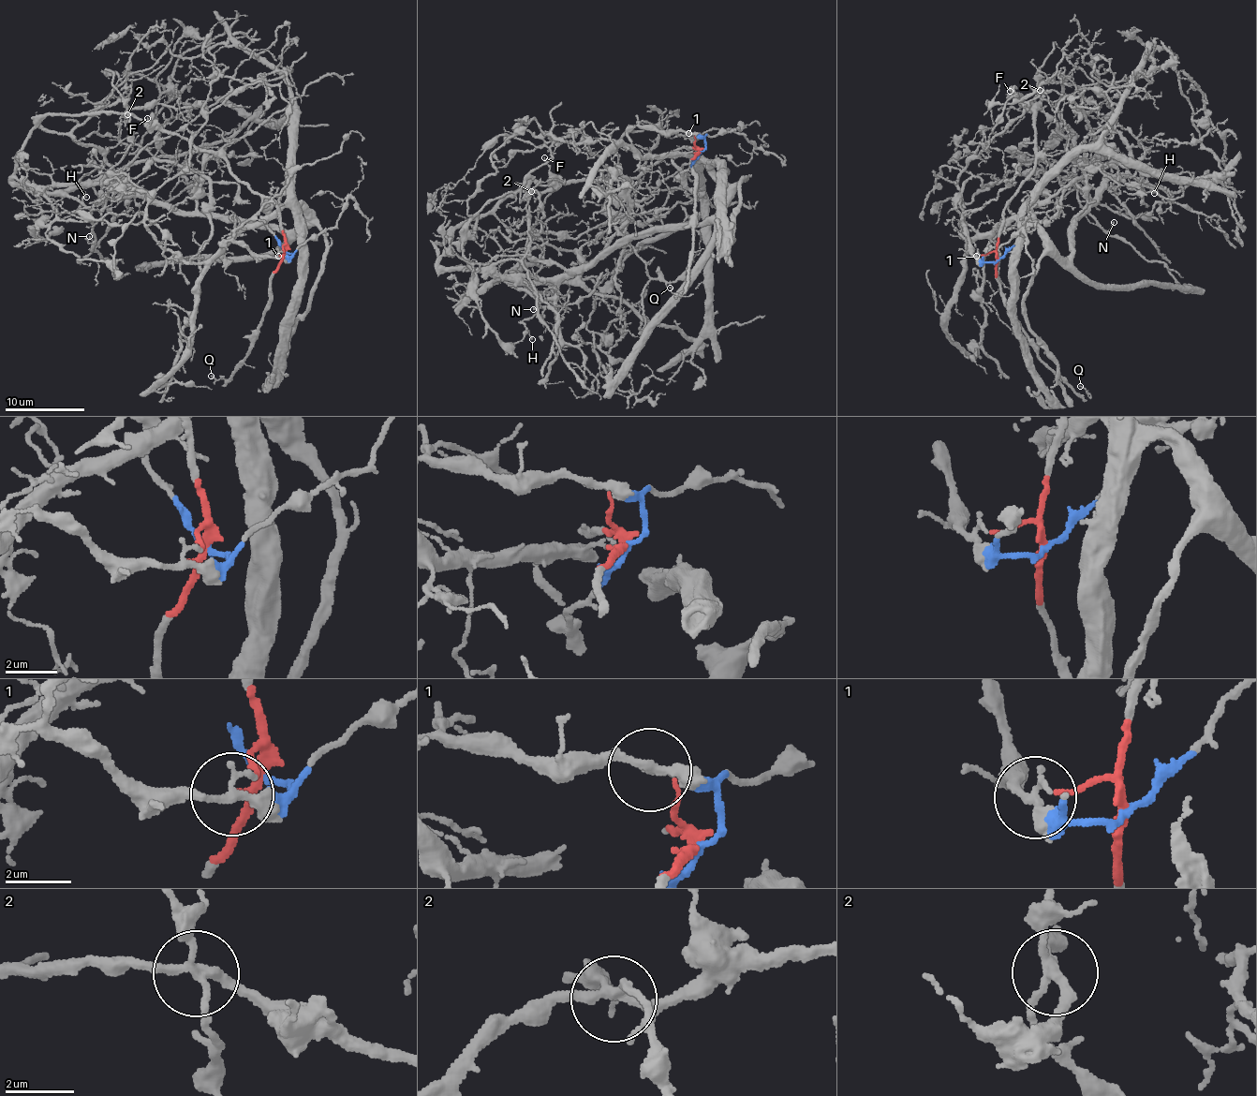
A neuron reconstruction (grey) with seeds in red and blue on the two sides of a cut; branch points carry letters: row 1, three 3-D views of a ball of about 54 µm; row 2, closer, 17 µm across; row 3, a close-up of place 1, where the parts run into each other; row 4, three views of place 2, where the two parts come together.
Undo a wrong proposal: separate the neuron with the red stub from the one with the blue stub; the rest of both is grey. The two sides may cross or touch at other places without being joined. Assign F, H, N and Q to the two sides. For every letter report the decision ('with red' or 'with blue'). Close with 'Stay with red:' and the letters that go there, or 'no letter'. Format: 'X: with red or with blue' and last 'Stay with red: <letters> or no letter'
F: with red
H: with blue
N: with red
Q: with red
Stay with red: F, N, Q

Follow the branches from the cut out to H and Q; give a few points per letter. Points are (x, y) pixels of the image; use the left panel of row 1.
H: (285, 252), (218, 245), (293, 203), (305, 222), (287, 231), (188, 215), (105, 163), (81, 180), (86, 198)
Q: (285, 252), (277, 272), (271, 278), (270, 301), (254, 347), (232, 377), (218, 379), (212, 376)

